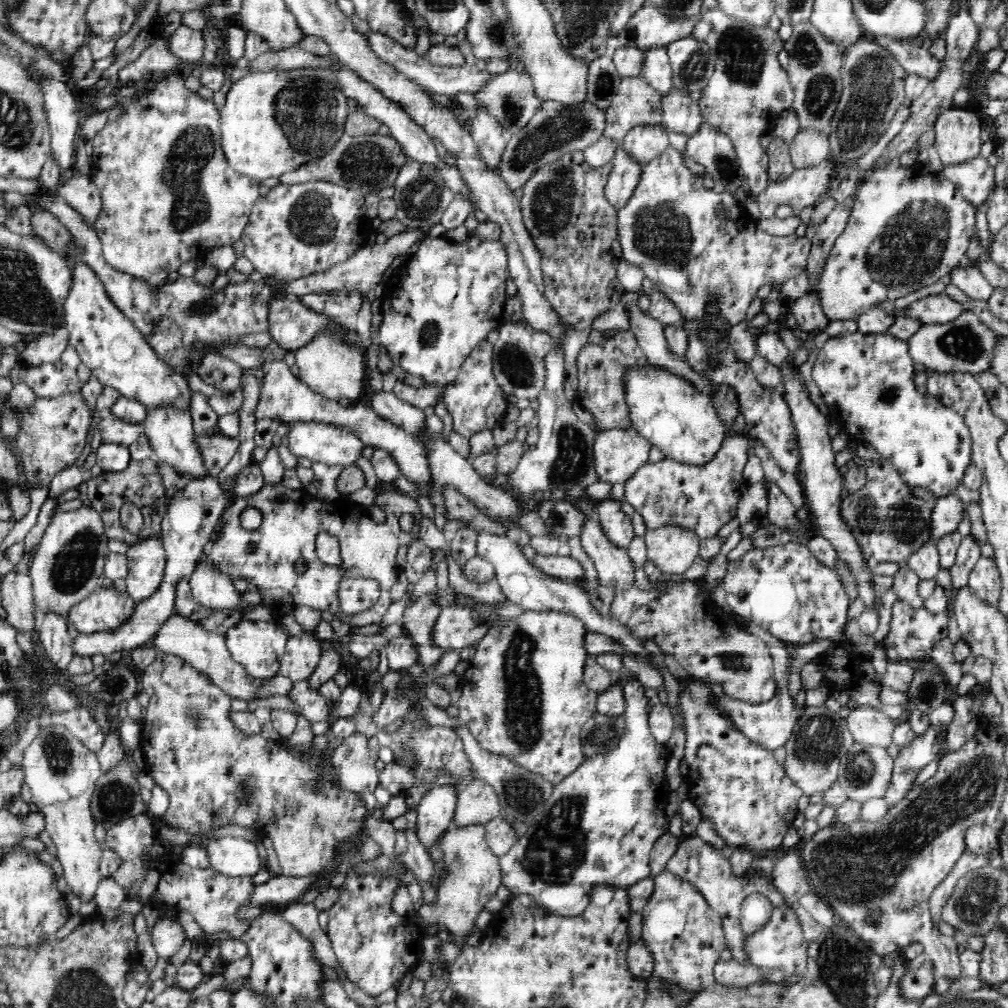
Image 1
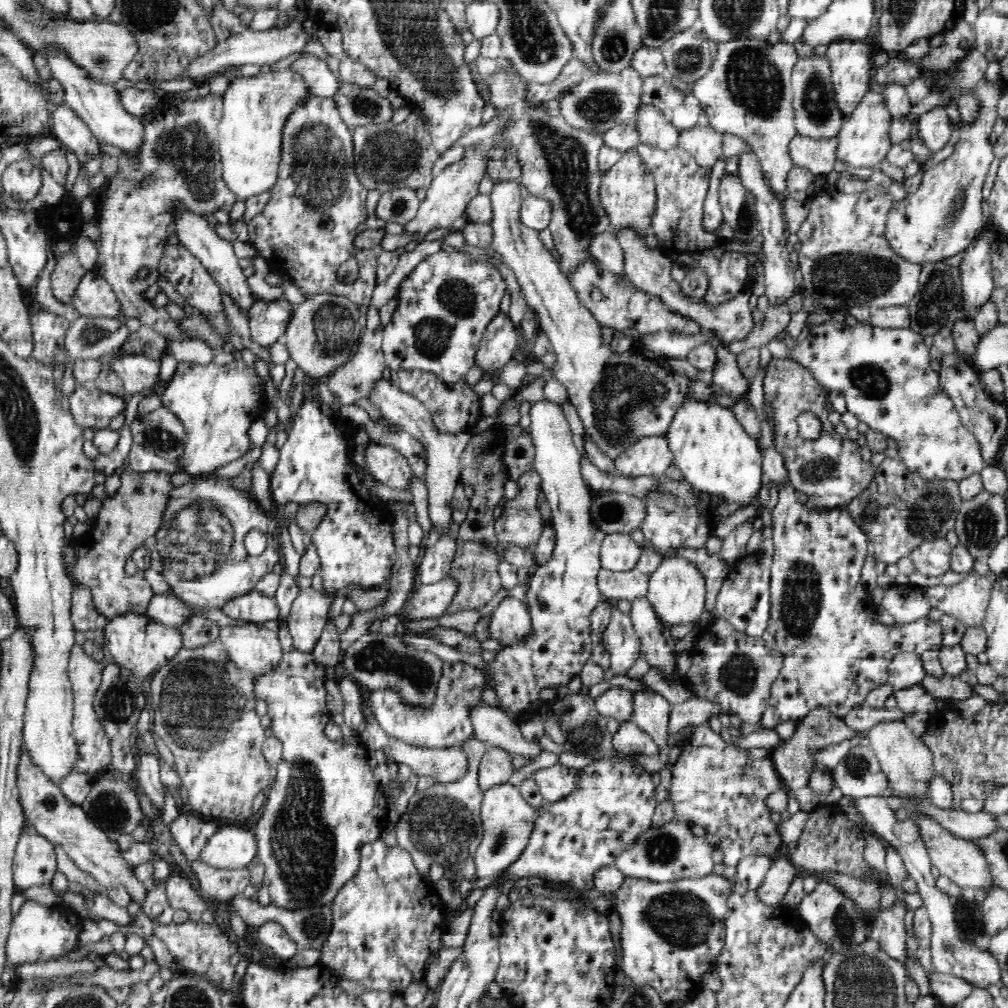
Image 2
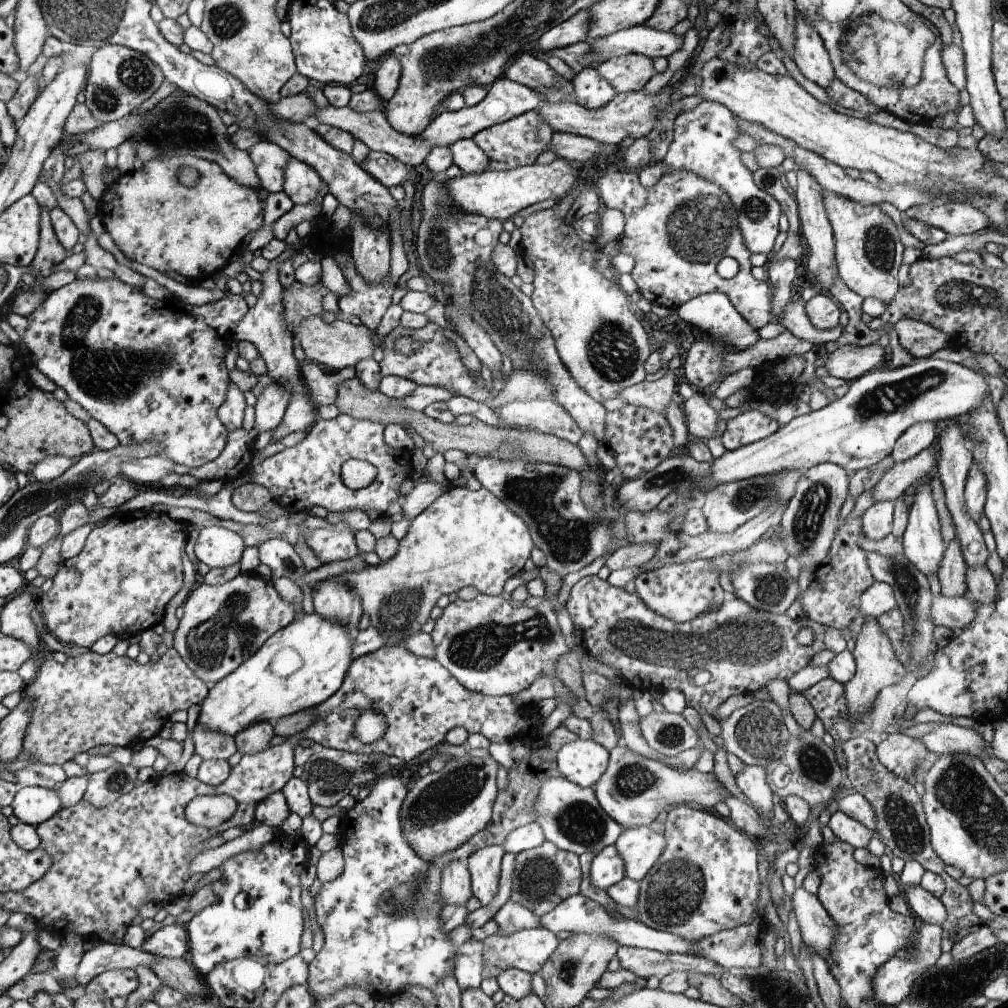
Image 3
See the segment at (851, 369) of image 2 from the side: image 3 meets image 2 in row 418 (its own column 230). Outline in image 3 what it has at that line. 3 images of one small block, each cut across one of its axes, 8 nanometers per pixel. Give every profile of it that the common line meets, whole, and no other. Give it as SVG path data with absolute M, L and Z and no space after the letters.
M280 835L274 841L267 843L261 850L250 850L235 857L231 857L223 862L222 866L224 867L224 873L222 874L222 878L207 887L207 889L212 890L214 894L216 894L214 902L204 908L204 910L196 913L193 919L189 921L188 925L185 927L187 930L188 946L193 956L193 966L196 972L204 977L206 974L212 973L212 970L215 970L216 965L220 965L232 959L240 959L243 961L244 959L253 958L260 960L266 956L269 961L281 963L293 956L300 955L300 948L302 948L302 946L300 946L300 938L302 938L302 932L304 932L304 918L302 918L302 916L304 916L304 910L302 910L302 900L300 900L300 874L306 870L306 865L308 863L298 864L298 859L303 858L306 845L307 844L301 837L289 838Z

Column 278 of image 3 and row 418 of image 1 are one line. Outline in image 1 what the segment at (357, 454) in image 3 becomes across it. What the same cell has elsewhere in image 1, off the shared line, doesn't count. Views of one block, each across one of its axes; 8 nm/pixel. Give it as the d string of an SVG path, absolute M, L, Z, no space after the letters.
M480 341L462 363L457 379L445 386L441 396L447 412L454 419L454 431L460 436L470 437L485 429L493 431L500 426L505 416L508 402L505 392L495 379L492 355L493 343Z

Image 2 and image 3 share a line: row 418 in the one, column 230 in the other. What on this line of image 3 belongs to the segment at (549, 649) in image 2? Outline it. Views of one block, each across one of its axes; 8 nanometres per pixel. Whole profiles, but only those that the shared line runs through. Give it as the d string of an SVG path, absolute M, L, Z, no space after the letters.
M212 523L199 532L195 554L211 569L221 569L239 563L246 545L238 533Z

